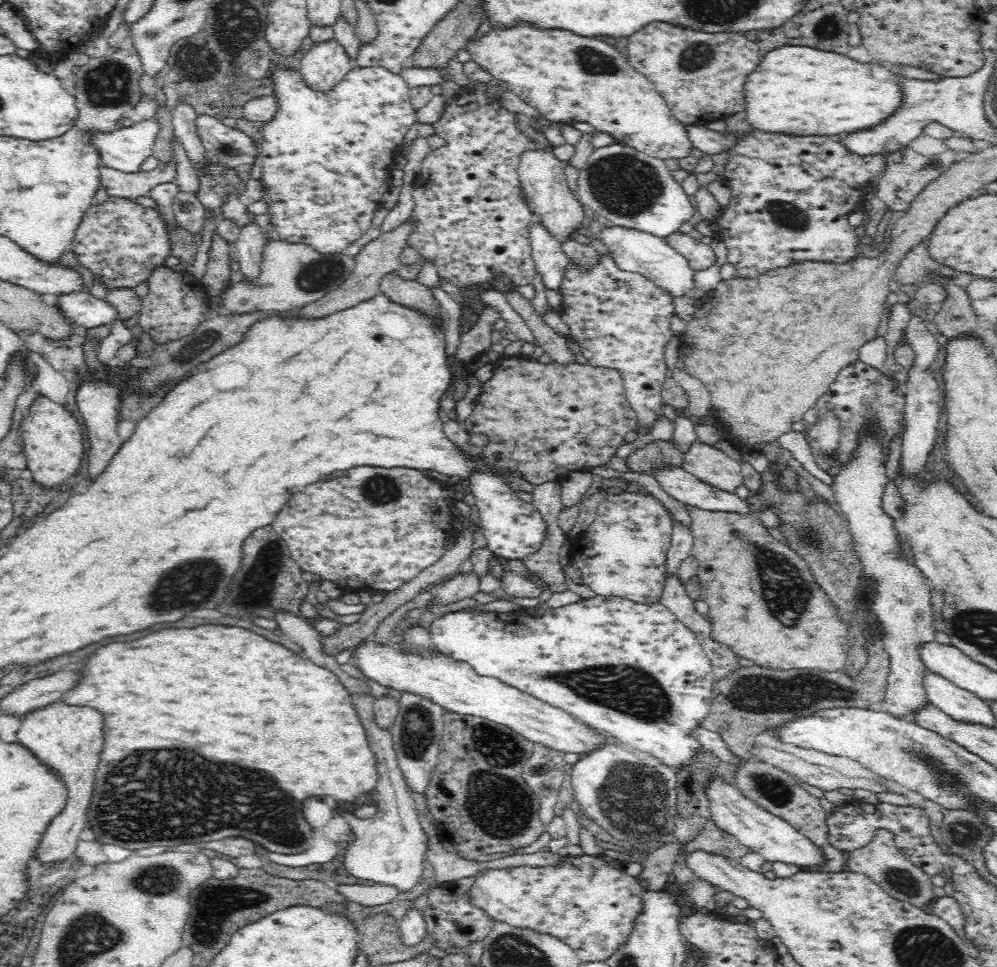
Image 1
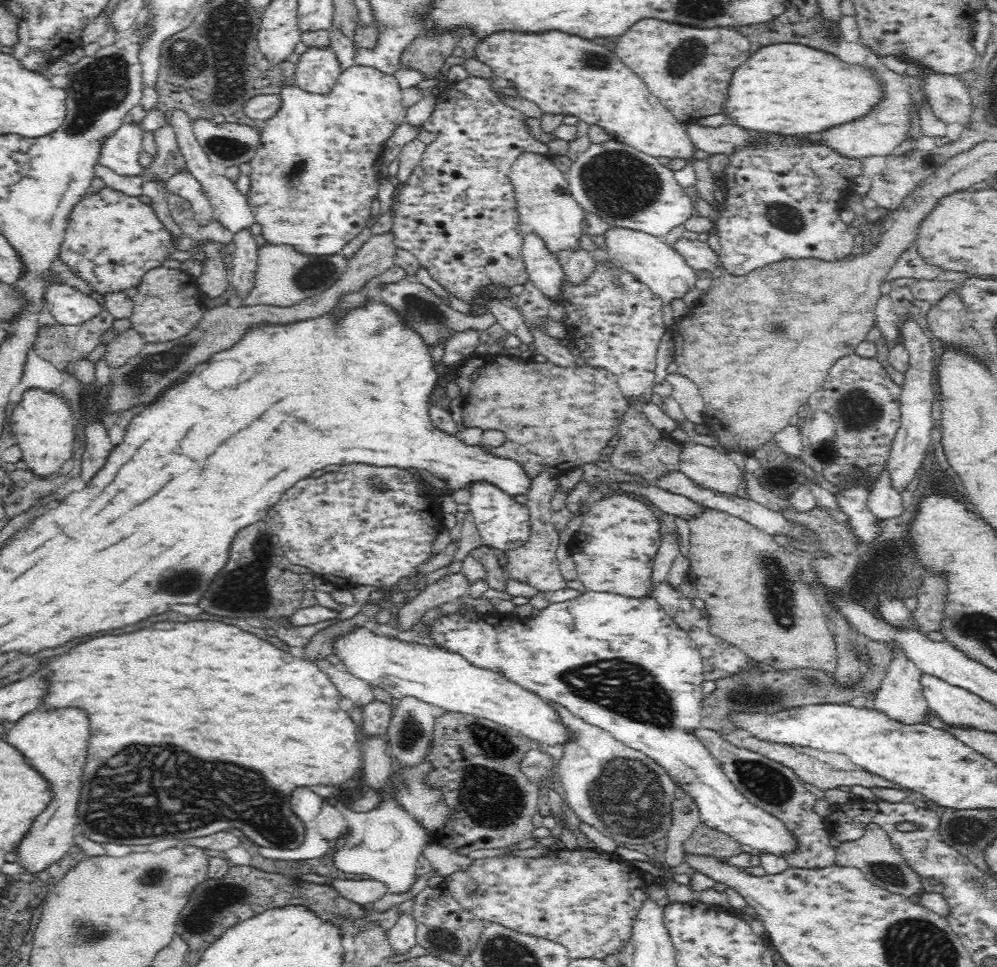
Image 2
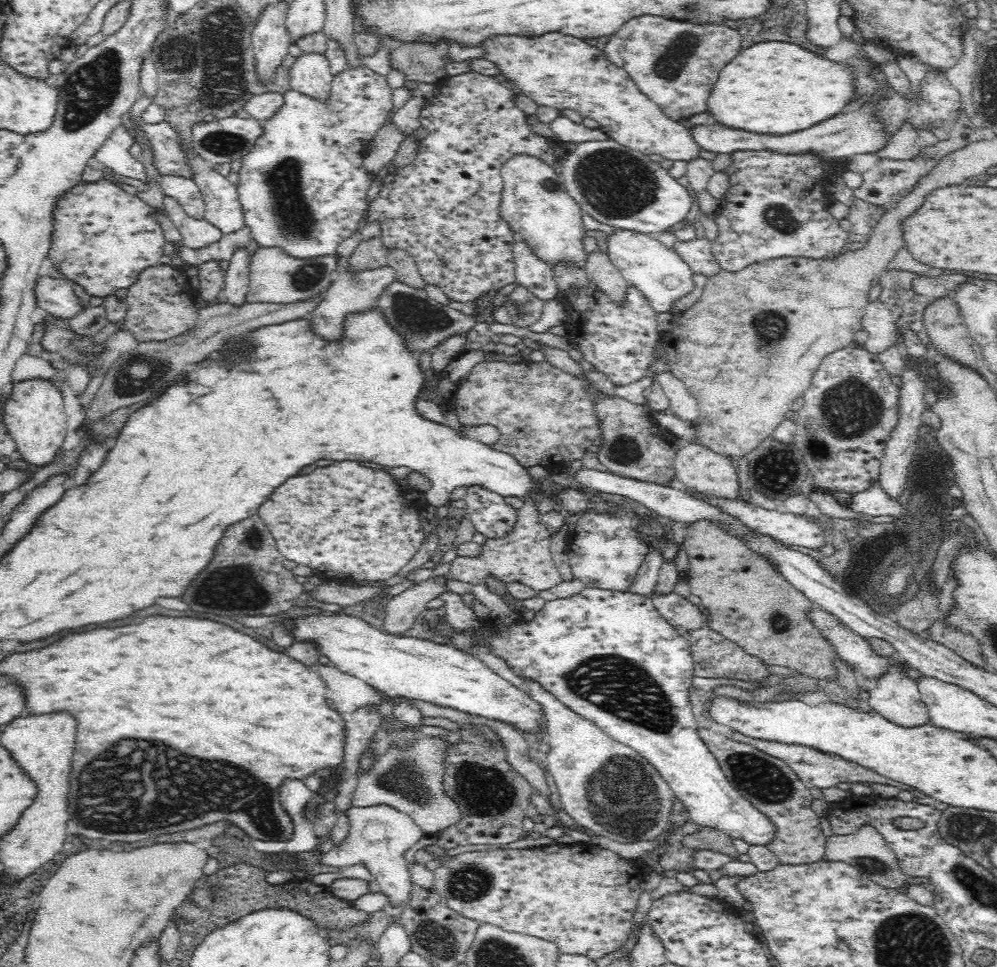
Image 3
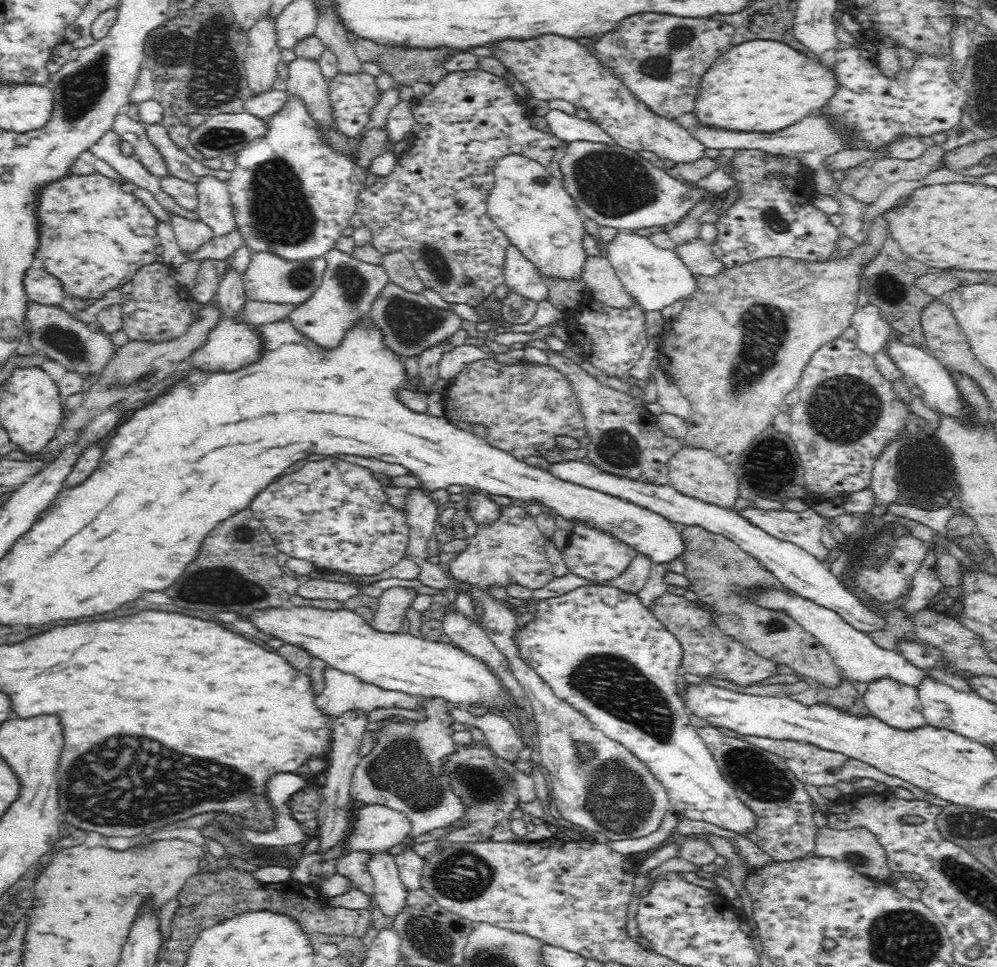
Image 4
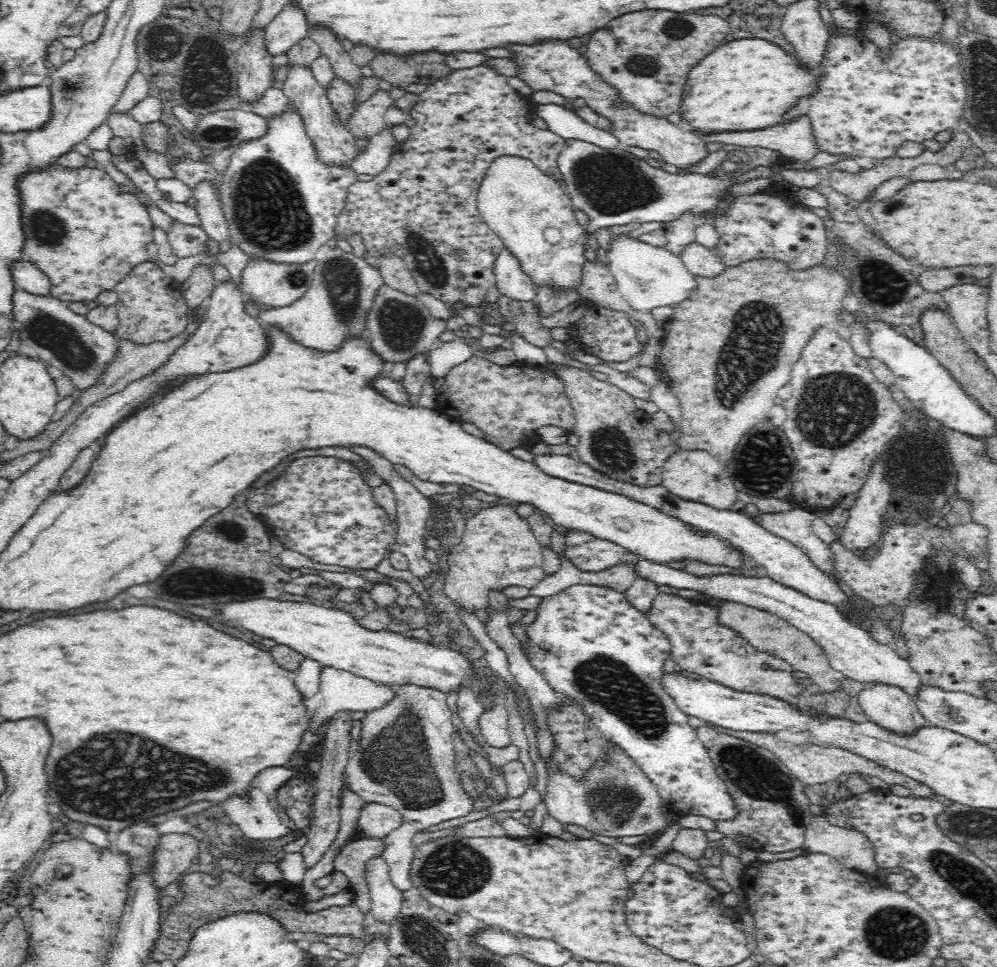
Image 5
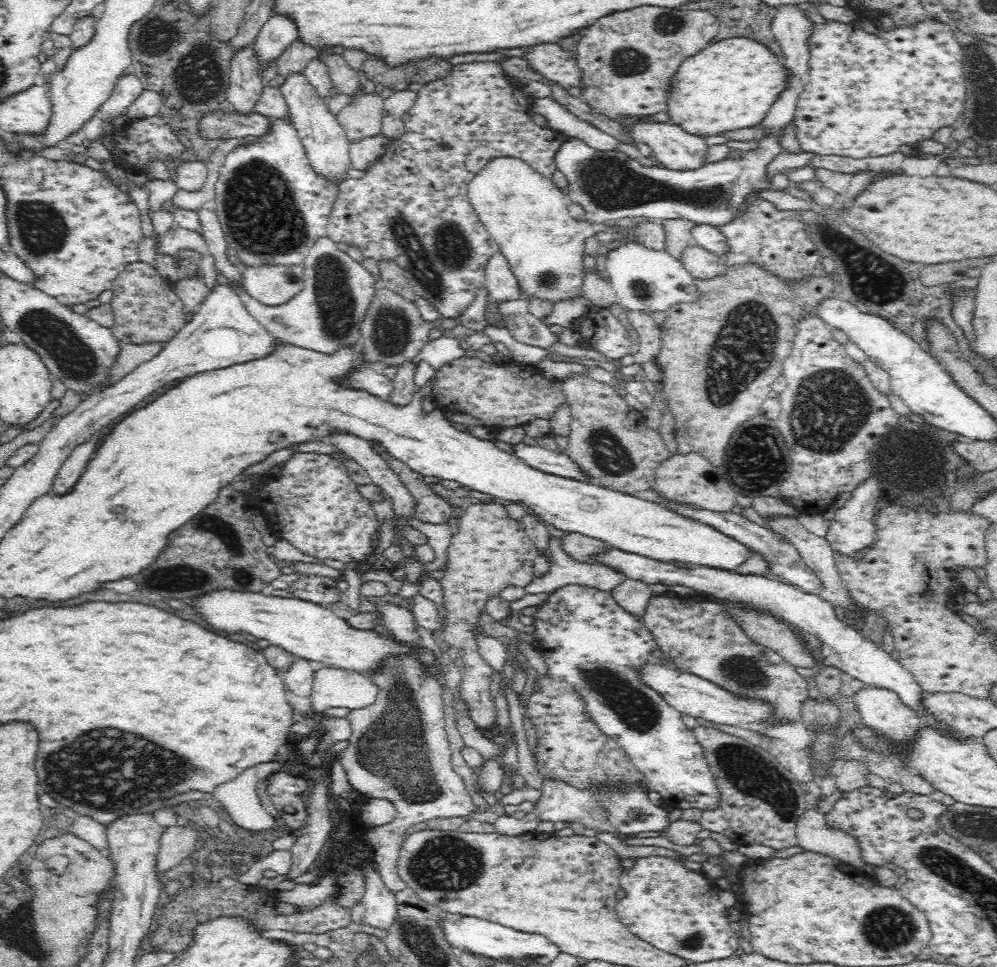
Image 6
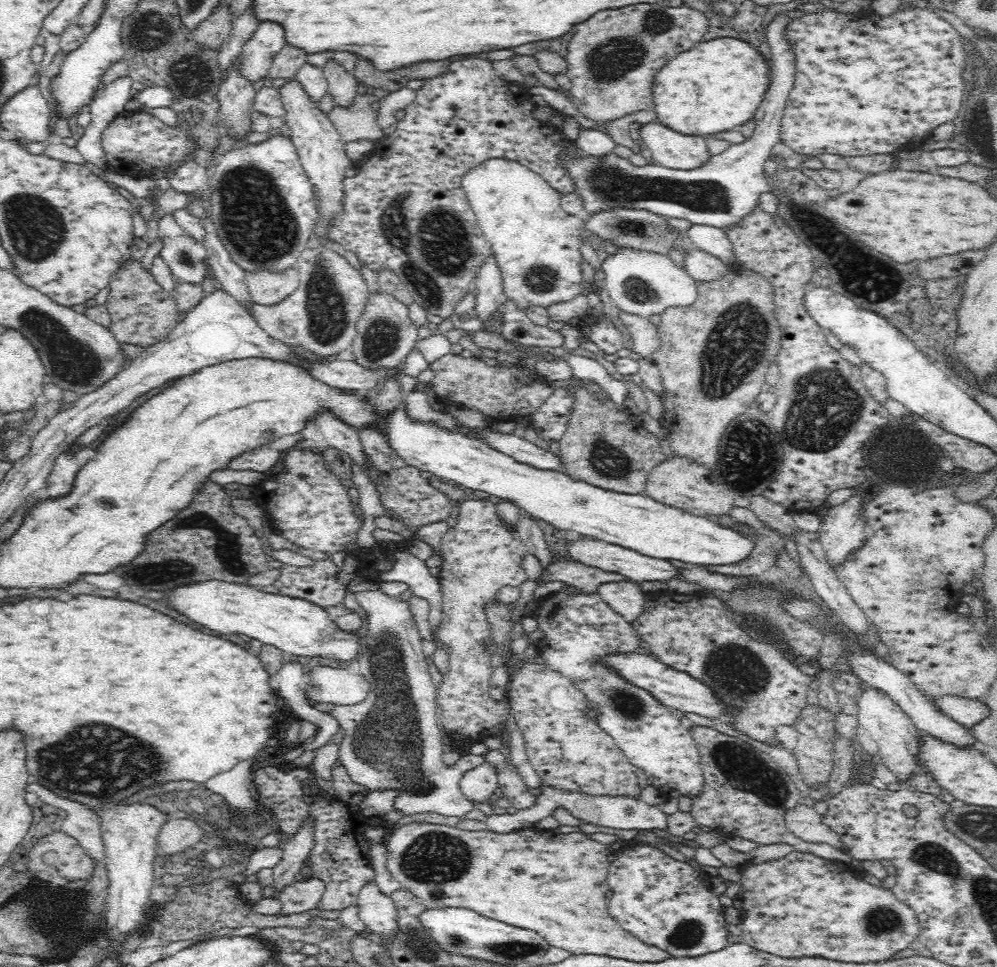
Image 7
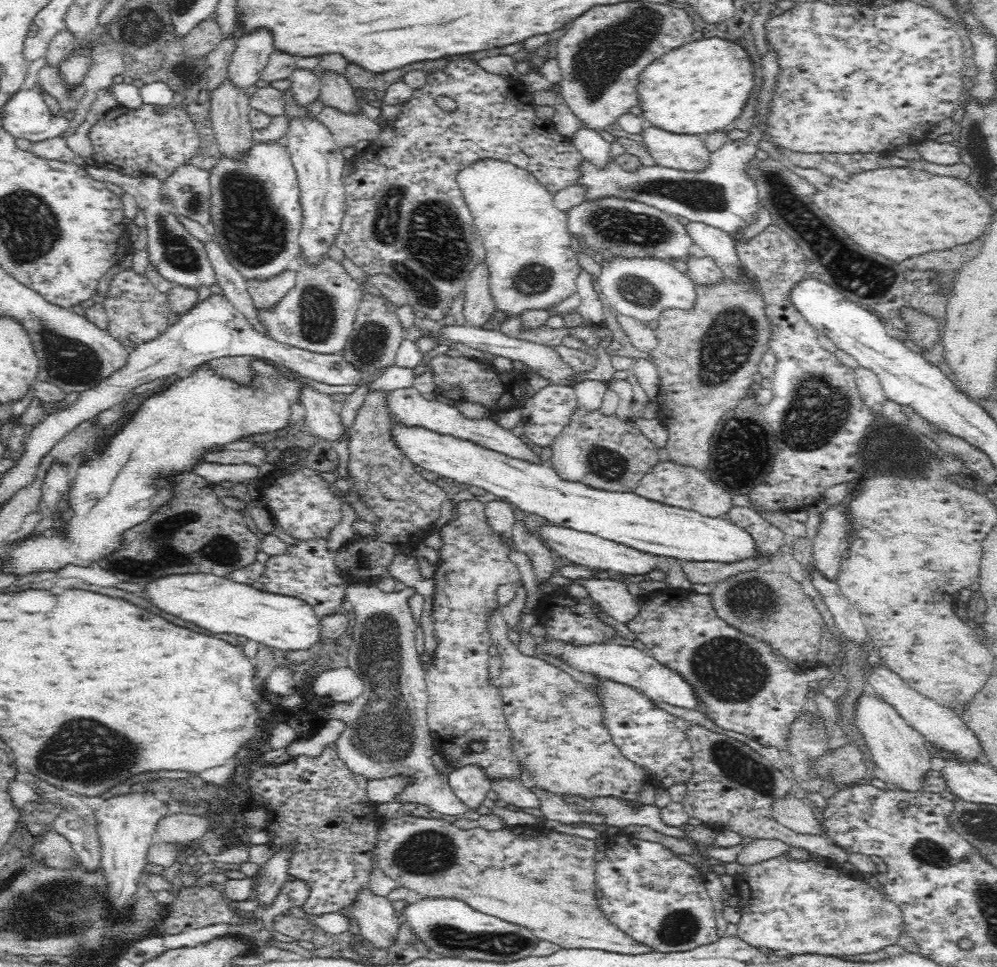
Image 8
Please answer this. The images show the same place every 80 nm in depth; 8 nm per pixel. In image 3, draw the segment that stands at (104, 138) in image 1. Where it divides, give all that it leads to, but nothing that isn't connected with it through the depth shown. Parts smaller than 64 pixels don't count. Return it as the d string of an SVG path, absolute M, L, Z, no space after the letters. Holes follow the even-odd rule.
M116 127L109 137L93 152L94 163L98 167L106 166L114 173L128 178L136 178L142 184L152 184L146 175L146 168L130 155L134 144L132 137L121 127Z

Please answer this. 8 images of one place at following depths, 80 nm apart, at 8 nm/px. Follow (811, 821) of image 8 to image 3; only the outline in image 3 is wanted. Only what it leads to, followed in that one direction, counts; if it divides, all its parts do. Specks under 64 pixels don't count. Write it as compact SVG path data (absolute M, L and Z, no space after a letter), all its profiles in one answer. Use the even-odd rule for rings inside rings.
M862 825L852 834L830 834L825 836L823 855L828 860L844 861L858 869L868 880L881 884L884 888L903 890L911 883L912 877L904 874L897 865L895 854L888 848L880 833L869 825Z

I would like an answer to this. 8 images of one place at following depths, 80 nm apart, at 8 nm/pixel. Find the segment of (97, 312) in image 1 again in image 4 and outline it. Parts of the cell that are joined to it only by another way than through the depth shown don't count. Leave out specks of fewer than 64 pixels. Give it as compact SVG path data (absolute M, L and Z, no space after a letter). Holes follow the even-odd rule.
M32 265L24 269L22 287L24 287L24 293L29 300L41 304L62 305L66 298L66 296L63 296L59 281L54 276L44 270L33 268Z

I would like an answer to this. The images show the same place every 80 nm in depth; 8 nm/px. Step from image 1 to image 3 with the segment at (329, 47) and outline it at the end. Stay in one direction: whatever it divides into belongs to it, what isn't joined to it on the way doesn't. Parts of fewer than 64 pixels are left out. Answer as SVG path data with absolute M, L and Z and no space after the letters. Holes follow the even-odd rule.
M302 54L289 69L290 90L310 96L318 102L328 100L333 74L322 54Z

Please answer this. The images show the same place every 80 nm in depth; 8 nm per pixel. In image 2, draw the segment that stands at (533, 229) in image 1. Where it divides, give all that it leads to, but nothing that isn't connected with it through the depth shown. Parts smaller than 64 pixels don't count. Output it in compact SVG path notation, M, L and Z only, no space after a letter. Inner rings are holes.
M530 232L522 237L521 251L526 281L551 302L558 301L562 295L562 270L557 256L543 247L542 241Z

